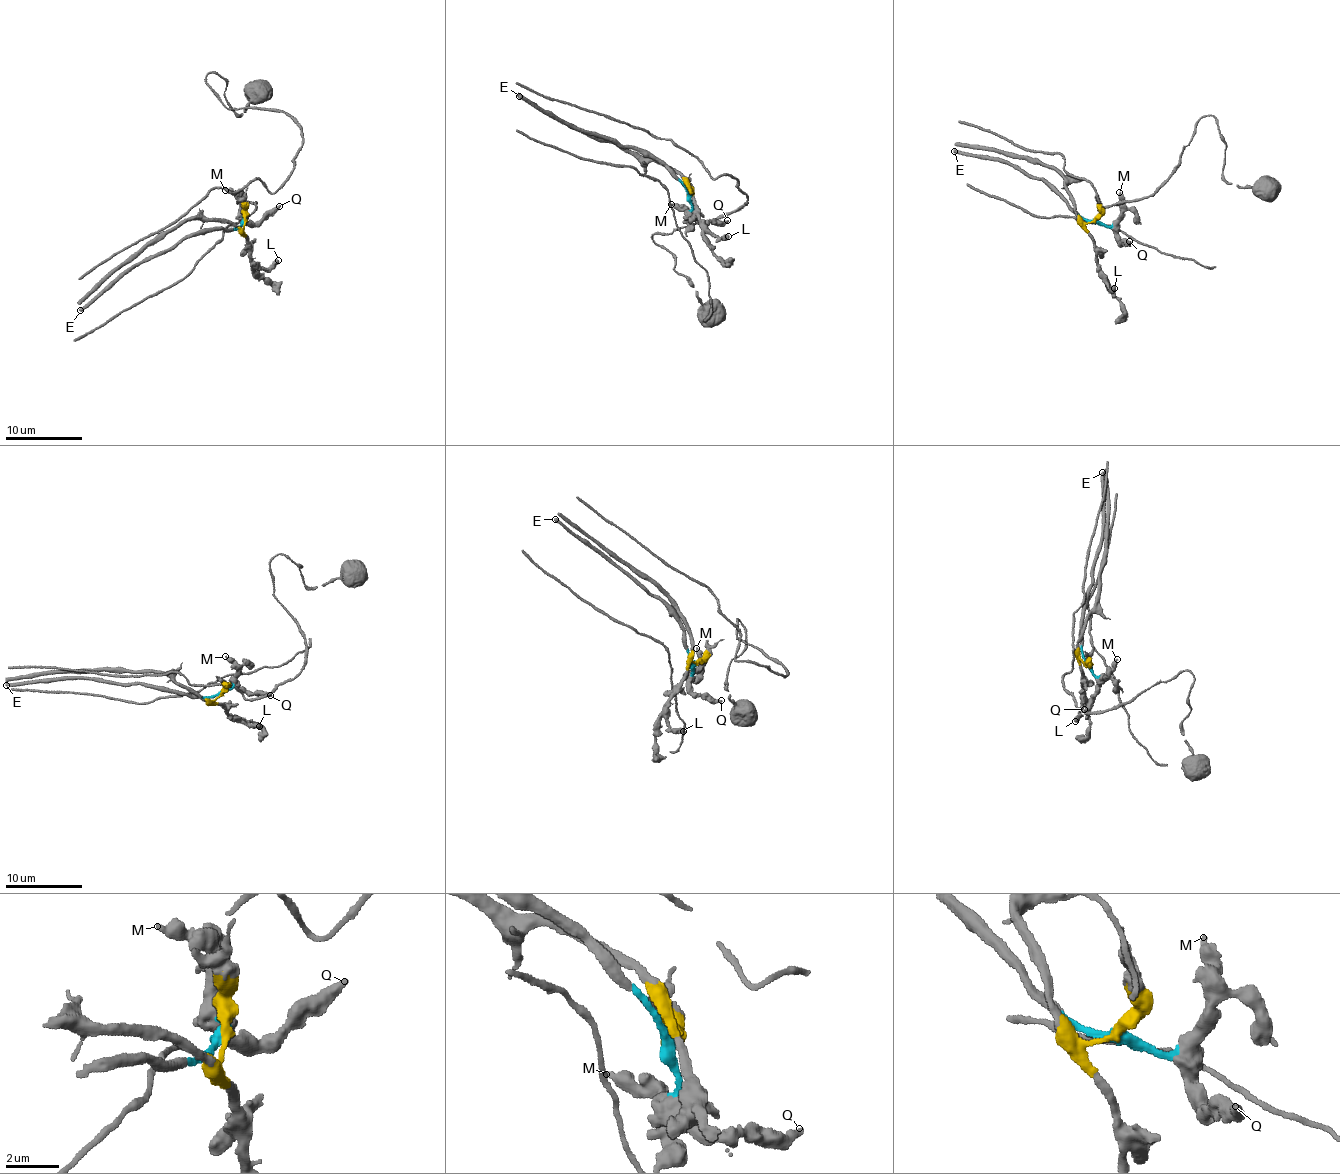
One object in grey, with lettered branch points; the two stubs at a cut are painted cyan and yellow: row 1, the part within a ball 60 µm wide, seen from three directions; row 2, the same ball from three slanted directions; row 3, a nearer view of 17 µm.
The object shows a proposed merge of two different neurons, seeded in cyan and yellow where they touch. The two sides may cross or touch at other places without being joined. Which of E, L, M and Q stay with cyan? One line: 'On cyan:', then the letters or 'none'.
On cyan: E, M, Q

